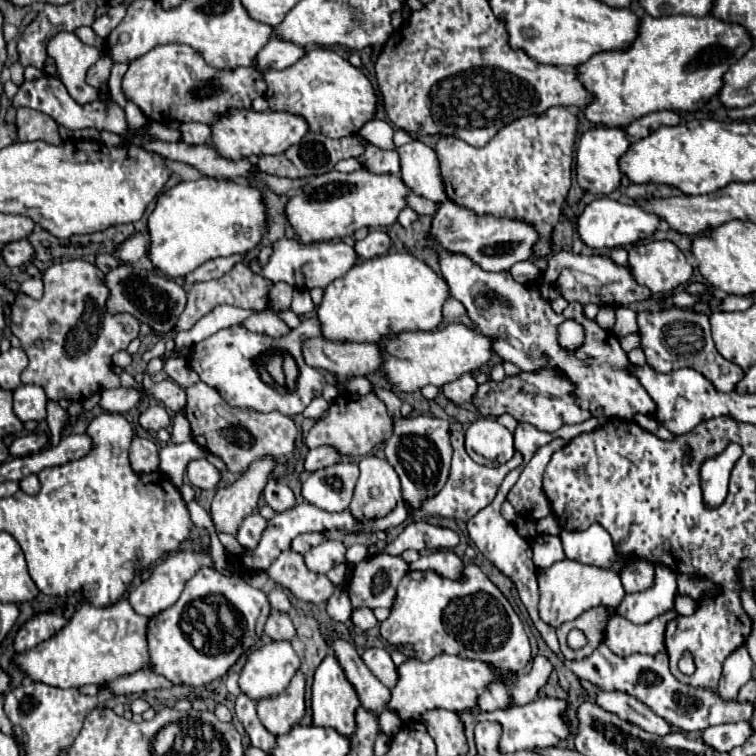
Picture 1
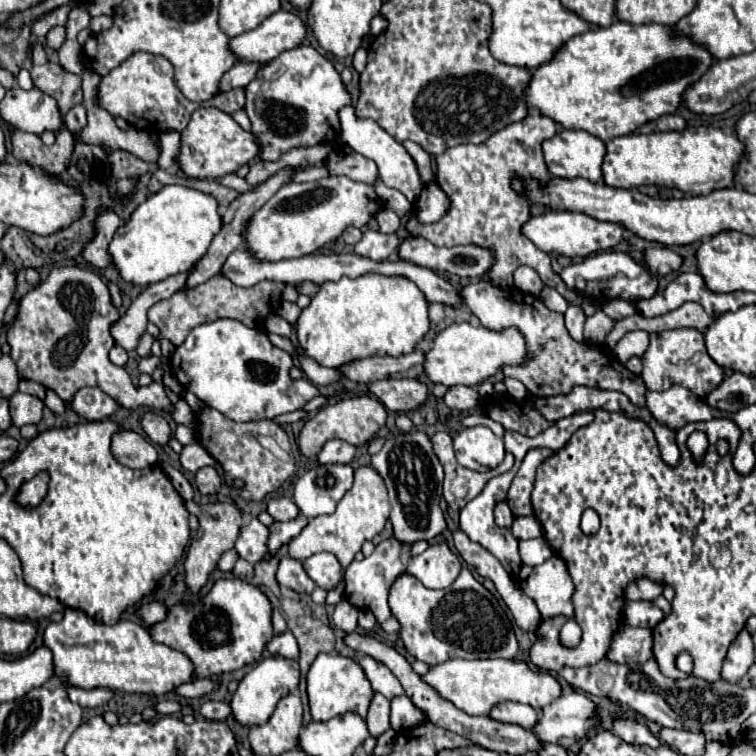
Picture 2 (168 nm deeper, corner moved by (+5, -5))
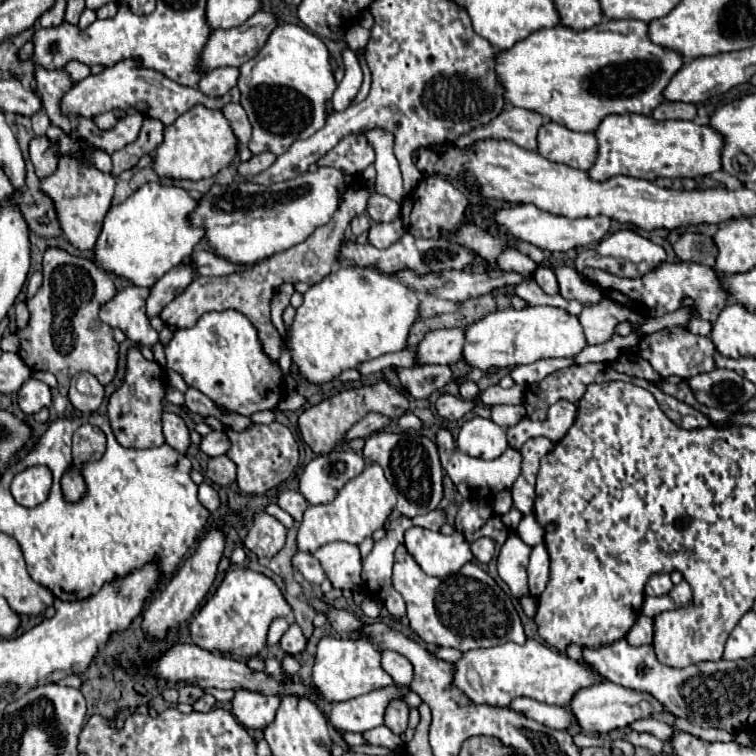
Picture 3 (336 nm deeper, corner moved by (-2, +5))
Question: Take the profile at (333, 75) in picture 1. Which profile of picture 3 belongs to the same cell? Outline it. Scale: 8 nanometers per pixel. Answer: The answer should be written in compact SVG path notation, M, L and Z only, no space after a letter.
M283 23L271 31L263 49L251 61L247 61L239 67L237 87L241 91L239 103L245 109L249 121L251 121L251 127L253 127L249 151L253 155L259 155L263 151L281 155L297 139L307 139L325 125L325 101L331 99L333 91L337 89L337 83L335 83L333 71L329 67L329 53L327 53L325 43L315 33L311 33L299 25Z

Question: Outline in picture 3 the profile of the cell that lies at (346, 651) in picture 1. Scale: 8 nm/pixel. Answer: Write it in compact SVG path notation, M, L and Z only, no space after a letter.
M393 701L385 713L385 725L395 733L403 735L409 721L409 707L403 701Z

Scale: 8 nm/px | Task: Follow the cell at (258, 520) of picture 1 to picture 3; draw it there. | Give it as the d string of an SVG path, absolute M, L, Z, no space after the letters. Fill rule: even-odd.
M259 513L259 515L255 515L253 527L247 533L245 545L257 557L271 559L285 545L285 535L287 535L287 529L275 517L271 517L267 513ZM265 539L269 539L269 541L265 541ZM263 541L265 541L265 547L263 547Z

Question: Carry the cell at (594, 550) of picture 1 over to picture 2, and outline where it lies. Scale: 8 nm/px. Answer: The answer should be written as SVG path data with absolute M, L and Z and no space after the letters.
M586 509L584 515L582 515L582 531L584 531L584 535L594 535L598 529L600 529L600 519L598 519L596 511Z

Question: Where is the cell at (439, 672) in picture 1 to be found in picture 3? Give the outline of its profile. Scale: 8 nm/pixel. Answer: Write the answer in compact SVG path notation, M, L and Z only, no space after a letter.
M527 639L523 645L505 643L491 649L473 649L463 653L455 665L455 685L473 701L507 707L517 697L531 697L535 701L563 705L571 703L571 697L583 689L605 681L589 663L575 661L545 643Z

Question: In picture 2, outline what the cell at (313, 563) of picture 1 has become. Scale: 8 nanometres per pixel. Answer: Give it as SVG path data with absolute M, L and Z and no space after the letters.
M316 553L304 561L306 575L322 589L332 589L342 579L342 567L332 553Z

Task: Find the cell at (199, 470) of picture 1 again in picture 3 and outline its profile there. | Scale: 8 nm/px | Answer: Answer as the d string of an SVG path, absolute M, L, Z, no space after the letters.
M219 455L219 457L211 457L209 459L207 477L213 483L229 485L229 483L235 481L235 475L237 475L237 467L235 467L235 463L227 455Z

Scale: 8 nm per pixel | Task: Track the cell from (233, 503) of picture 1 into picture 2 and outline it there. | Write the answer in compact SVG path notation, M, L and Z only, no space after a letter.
M185 500L184 505L190 514L198 516L200 521L200 529L196 531L192 543L190 543L190 549L188 549L188 557L186 557L186 585L190 587L192 593L196 593L200 587L204 587L208 575L216 569L218 565L218 559L224 551L232 549L236 539L238 539L238 533L240 533L240 527L242 527L242 517L240 517L240 511L234 503L226 501L218 501L218 503L206 503L200 507L199 504L193 500Z

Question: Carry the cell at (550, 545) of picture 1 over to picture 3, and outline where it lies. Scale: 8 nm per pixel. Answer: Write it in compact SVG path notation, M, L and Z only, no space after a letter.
M523 515L523 521L519 521L517 529L515 529L515 535L519 535L529 547L535 547L539 543L543 543L543 527L535 521L533 515Z

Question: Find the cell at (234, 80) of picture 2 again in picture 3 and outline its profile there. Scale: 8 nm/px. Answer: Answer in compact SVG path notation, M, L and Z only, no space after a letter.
M221 67L221 69L213 69L201 75L199 79L199 91L209 95L209 97L221 97L225 95L231 87L237 85L237 77L239 77L239 69L237 67Z

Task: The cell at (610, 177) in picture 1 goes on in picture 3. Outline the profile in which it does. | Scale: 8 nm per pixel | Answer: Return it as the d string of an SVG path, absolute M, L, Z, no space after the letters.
M545 121L537 133L537 153L549 161L587 171L597 157L597 139L593 133L577 133Z

